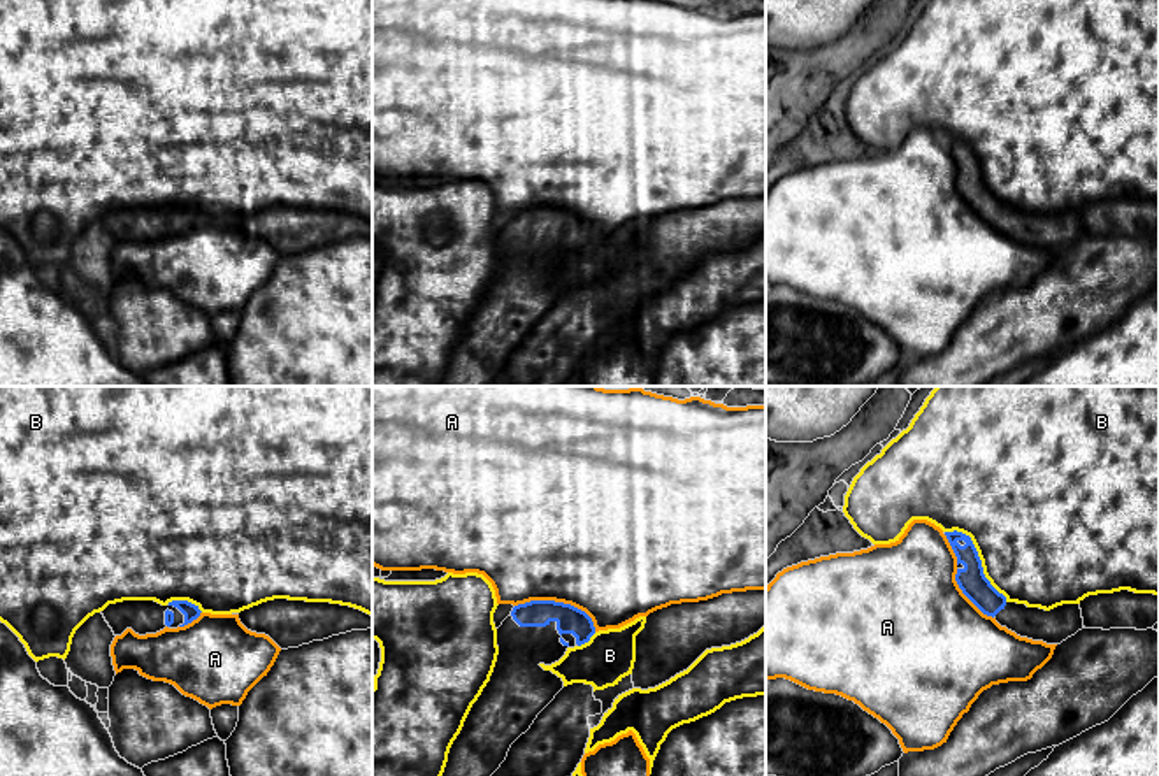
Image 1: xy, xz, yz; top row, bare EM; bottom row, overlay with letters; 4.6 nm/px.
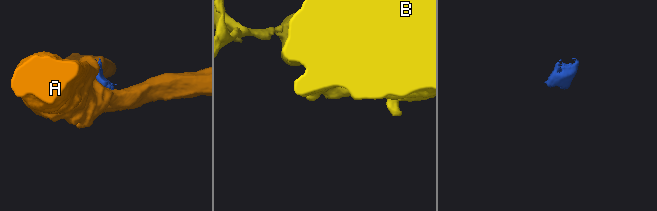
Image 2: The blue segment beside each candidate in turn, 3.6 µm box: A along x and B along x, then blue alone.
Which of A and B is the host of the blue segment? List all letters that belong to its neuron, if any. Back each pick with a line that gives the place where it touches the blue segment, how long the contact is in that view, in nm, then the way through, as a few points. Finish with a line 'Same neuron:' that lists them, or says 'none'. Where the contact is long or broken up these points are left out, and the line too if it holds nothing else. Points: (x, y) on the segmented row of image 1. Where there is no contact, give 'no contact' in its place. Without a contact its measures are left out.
Same neuron: none

